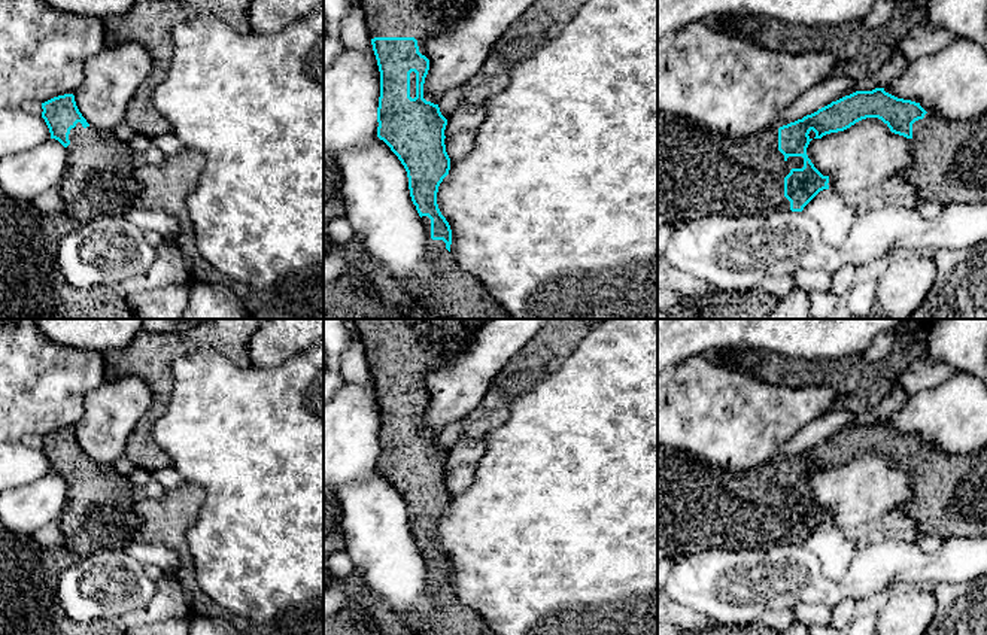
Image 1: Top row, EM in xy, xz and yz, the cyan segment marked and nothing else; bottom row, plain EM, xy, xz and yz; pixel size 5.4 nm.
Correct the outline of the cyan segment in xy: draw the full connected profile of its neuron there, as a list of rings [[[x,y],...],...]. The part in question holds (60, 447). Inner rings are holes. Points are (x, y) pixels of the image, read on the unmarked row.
[[[64,428],[42,437],[51,473],[58,474],[66,483],[66,505],[58,519],[63,544],[79,556],[112,547],[127,550],[131,543],[140,541],[140,519],[136,514],[136,499],[127,477],[113,465],[101,465],[89,459],[79,446],[75,429]]]

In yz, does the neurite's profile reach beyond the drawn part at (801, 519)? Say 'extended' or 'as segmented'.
extended

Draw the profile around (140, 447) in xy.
[[[207,319],[183,334],[151,332],[148,343],[131,341],[125,349],[115,350],[121,356],[119,377],[139,377],[154,394],[148,413],[127,441],[127,458],[133,464],[148,473],[171,467],[151,431],[173,395],[173,365],[200,349],[215,349],[234,365],[247,368],[252,365],[249,341],[261,323],[259,319]]]

